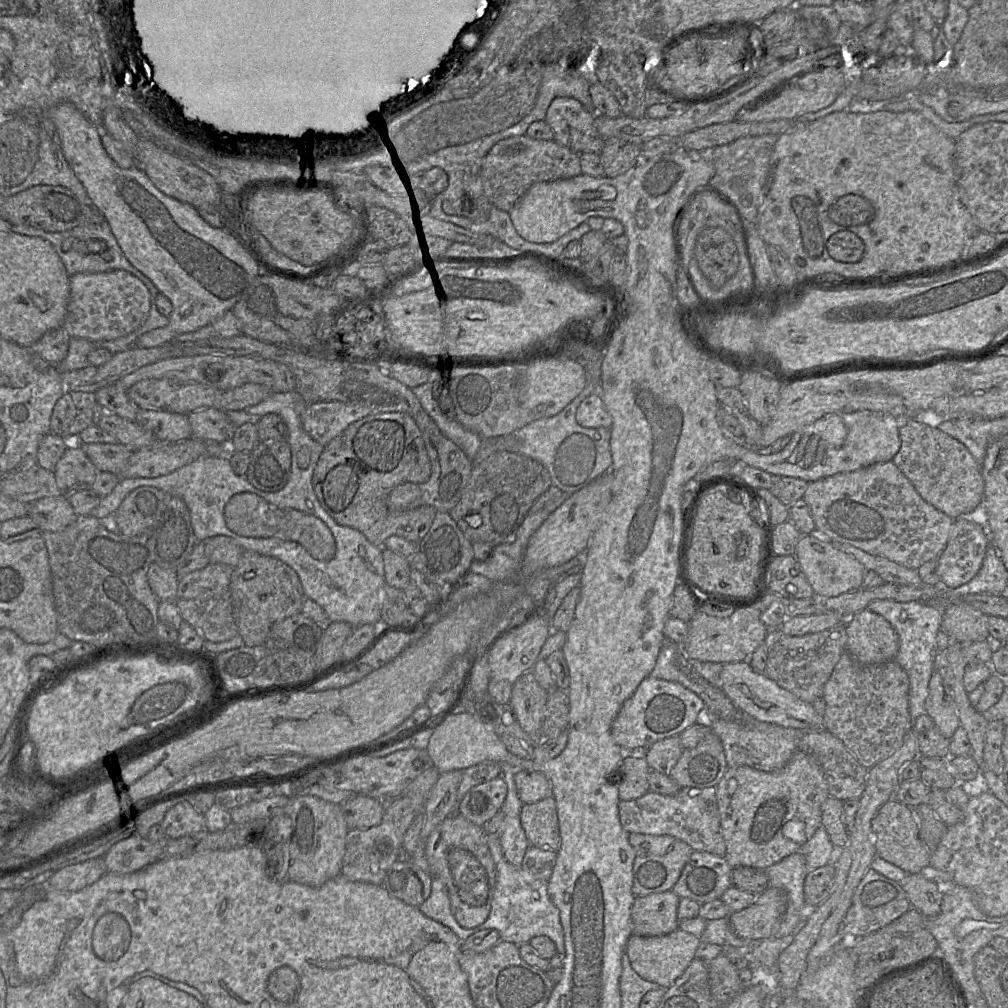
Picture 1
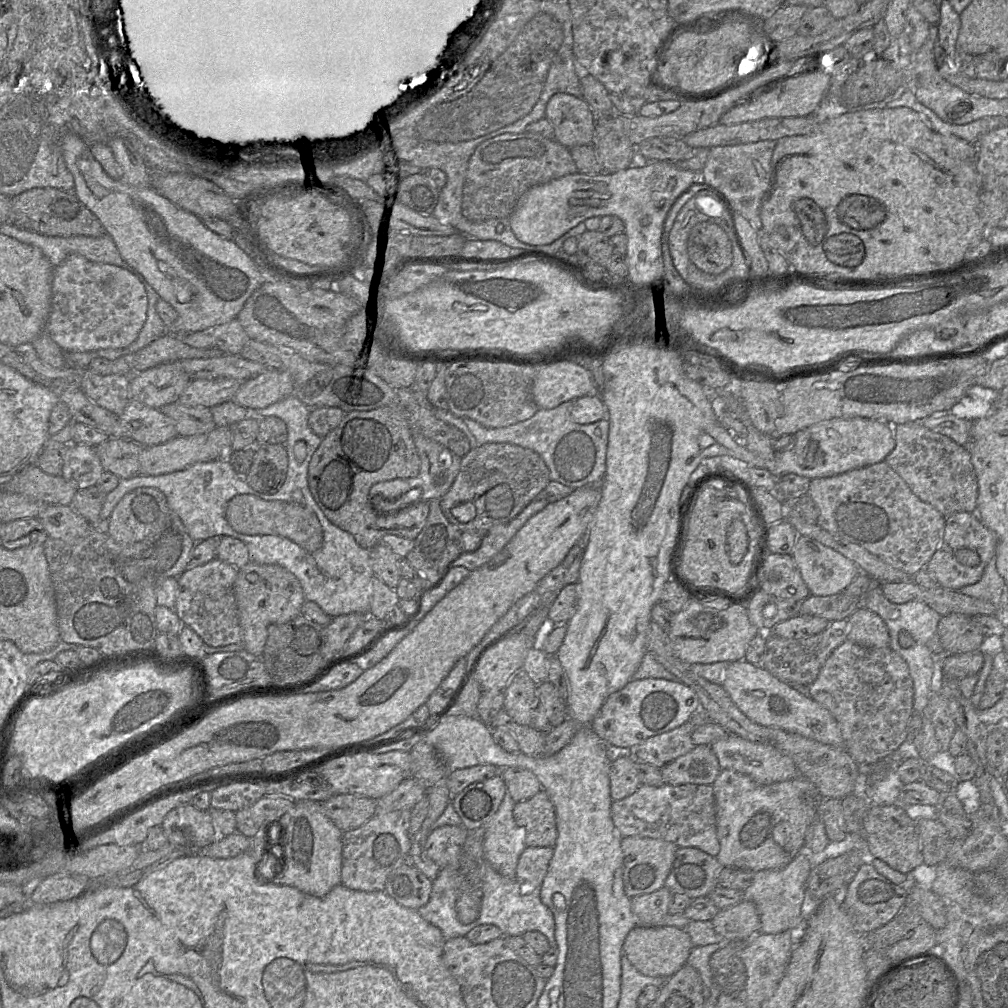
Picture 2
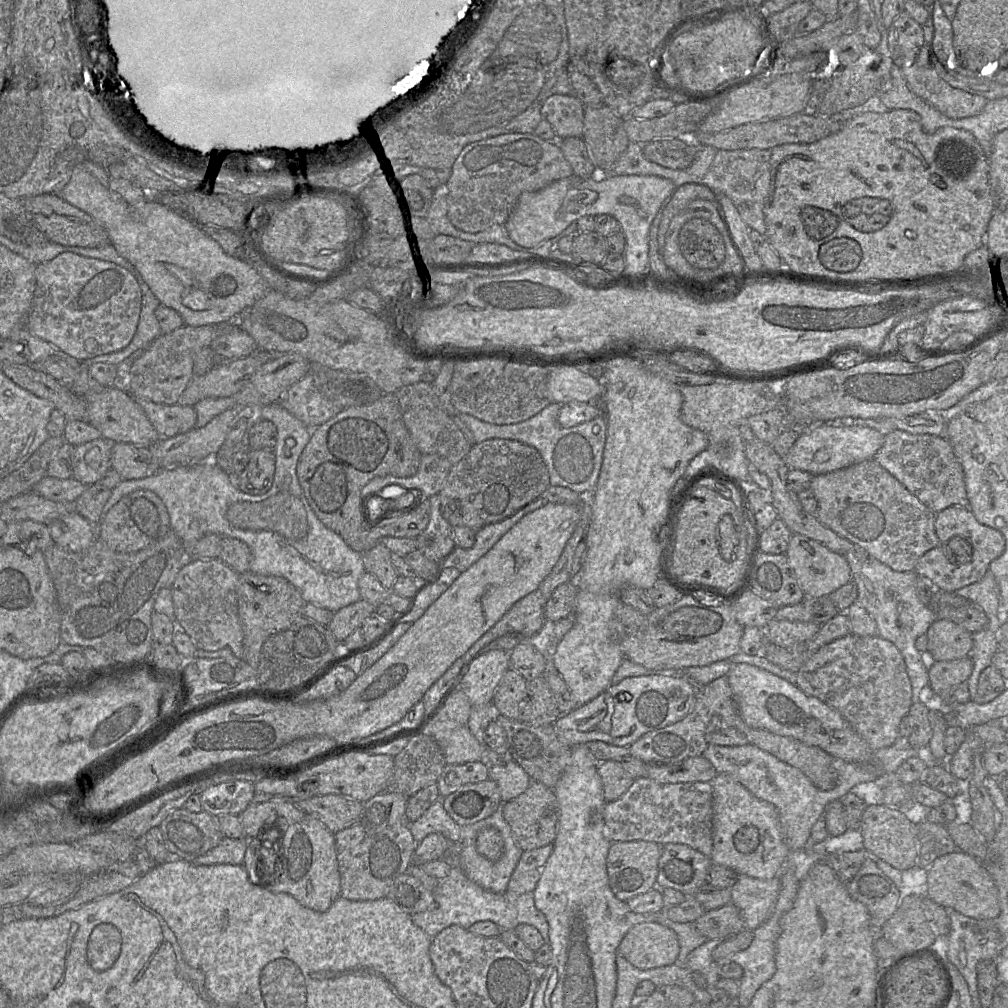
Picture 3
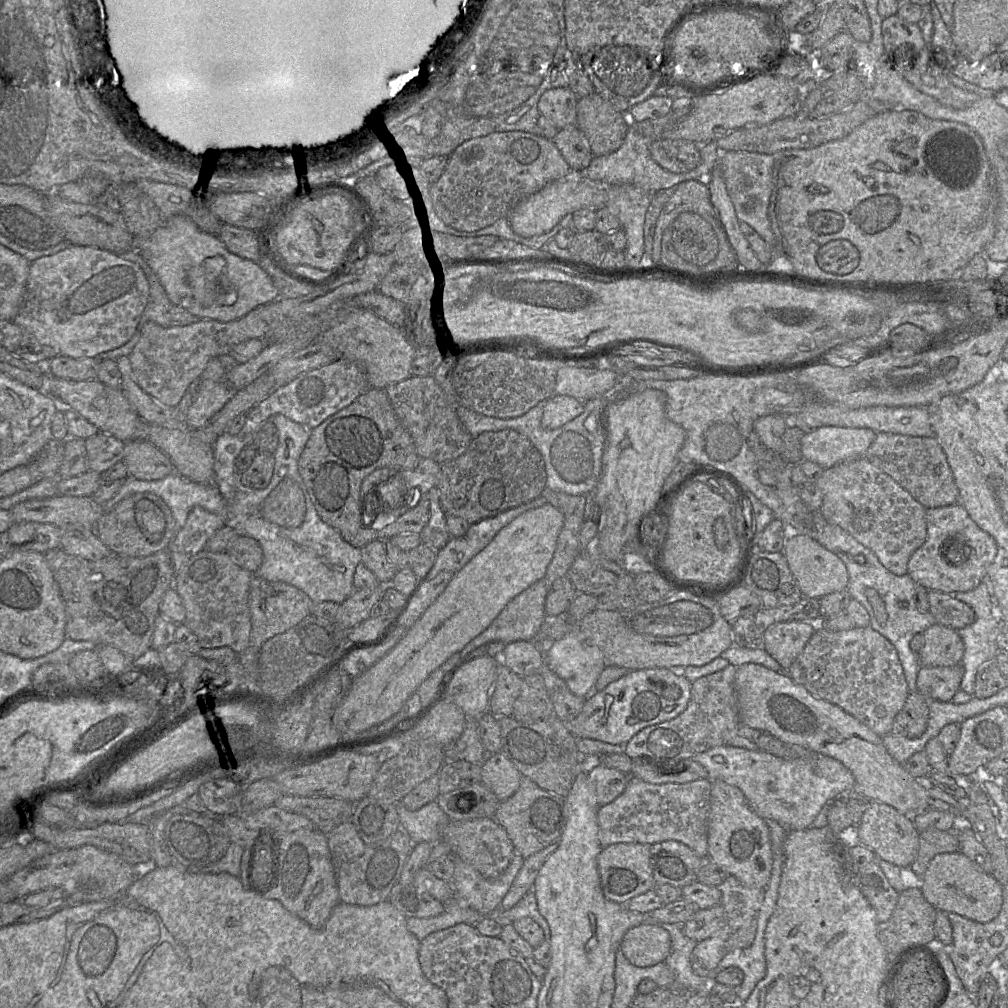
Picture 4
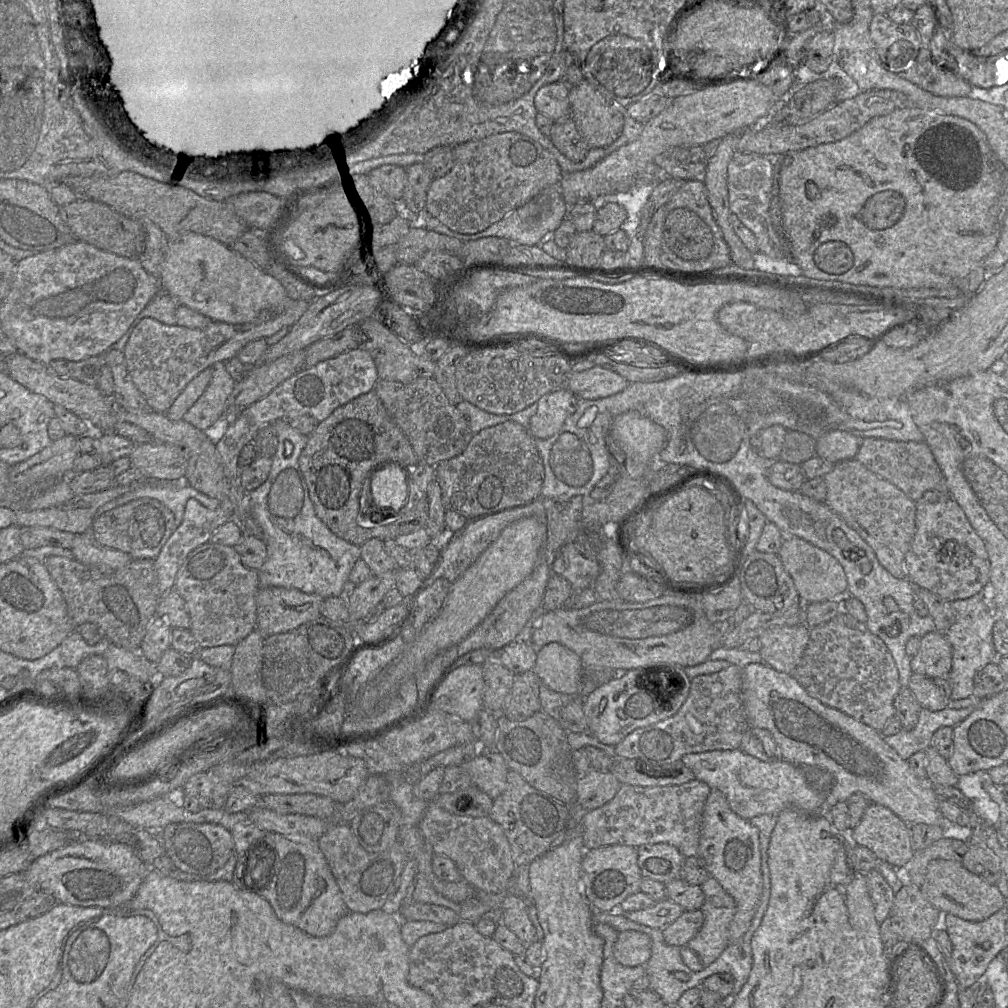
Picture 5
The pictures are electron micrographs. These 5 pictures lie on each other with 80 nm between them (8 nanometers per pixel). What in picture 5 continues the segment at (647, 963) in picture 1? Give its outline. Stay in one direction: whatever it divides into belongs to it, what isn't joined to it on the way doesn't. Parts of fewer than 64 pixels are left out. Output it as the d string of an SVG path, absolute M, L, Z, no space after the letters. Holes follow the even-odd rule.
M634 930L620 932L613 946L613 955L628 967L645 965L651 957L651 938Z

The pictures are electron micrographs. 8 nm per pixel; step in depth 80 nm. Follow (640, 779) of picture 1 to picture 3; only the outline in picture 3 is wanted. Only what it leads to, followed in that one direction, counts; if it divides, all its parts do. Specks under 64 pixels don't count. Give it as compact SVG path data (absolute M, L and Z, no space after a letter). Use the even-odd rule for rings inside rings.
M618 760L599 762L597 772L601 778L606 803L619 799L634 781Z

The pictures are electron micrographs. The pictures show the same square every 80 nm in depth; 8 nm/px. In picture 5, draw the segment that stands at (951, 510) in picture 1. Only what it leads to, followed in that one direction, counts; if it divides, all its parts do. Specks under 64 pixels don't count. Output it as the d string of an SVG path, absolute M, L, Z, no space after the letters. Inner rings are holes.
M864 438L855 459L880 478L887 480L905 493L911 500L918 501L928 491L949 495L945 477L929 446L923 442L899 442L878 438Z

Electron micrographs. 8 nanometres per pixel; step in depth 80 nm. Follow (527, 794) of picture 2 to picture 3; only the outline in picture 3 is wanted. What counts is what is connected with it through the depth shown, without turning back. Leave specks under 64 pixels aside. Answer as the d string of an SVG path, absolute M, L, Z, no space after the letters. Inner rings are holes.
M508 756L489 765L489 779L497 783L502 803L509 802L528 788L531 778L523 768Z

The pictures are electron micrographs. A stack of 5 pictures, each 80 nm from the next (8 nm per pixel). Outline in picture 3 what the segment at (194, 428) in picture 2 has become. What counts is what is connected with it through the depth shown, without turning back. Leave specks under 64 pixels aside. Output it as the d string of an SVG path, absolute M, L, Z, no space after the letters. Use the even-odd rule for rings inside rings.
M134 398L145 412L160 437L171 437L196 427L196 412L193 406L166 405L144 398Z

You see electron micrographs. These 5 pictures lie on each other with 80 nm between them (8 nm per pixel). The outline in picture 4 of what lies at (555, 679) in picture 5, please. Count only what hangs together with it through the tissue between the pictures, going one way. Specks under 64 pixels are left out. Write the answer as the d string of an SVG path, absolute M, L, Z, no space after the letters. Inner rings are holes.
M574 634L556 640L546 652L546 664L576 696L588 697L605 669L604 656L596 646L581 642Z

